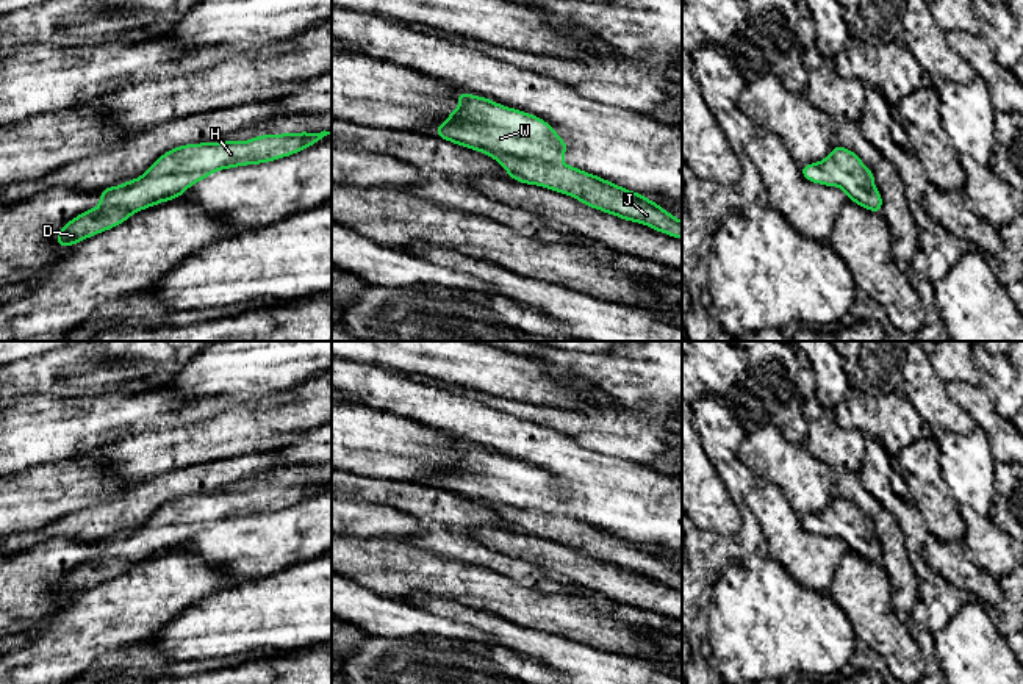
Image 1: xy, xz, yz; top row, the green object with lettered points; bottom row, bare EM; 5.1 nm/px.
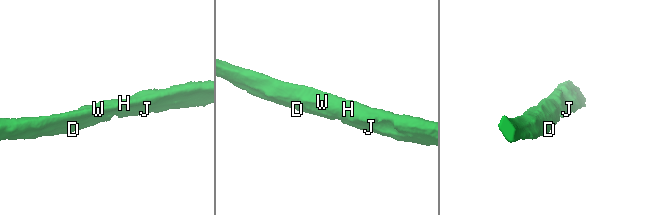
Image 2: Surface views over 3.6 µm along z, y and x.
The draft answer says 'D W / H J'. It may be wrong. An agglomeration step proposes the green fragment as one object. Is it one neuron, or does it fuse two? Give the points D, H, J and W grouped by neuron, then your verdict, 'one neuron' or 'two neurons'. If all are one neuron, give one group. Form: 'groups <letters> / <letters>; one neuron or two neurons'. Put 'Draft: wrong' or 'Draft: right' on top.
Draft: wrong
groups D H J W; one neuron

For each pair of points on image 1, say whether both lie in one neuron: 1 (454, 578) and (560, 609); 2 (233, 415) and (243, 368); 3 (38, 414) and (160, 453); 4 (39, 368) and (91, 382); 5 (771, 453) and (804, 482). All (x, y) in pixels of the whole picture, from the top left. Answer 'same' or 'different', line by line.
1: same
2: different
3: different
4: same
5: same

